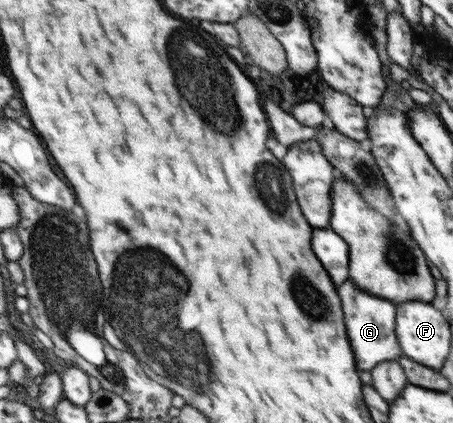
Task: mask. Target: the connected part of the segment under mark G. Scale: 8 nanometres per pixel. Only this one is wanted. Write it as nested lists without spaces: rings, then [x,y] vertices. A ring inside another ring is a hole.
[[[350,277],[336,287],[336,294],[341,302],[346,336],[348,336],[354,360],[358,360],[356,368],[369,371],[380,362],[397,360],[402,355],[402,350],[395,332],[396,304],[362,292],[351,283]]]

